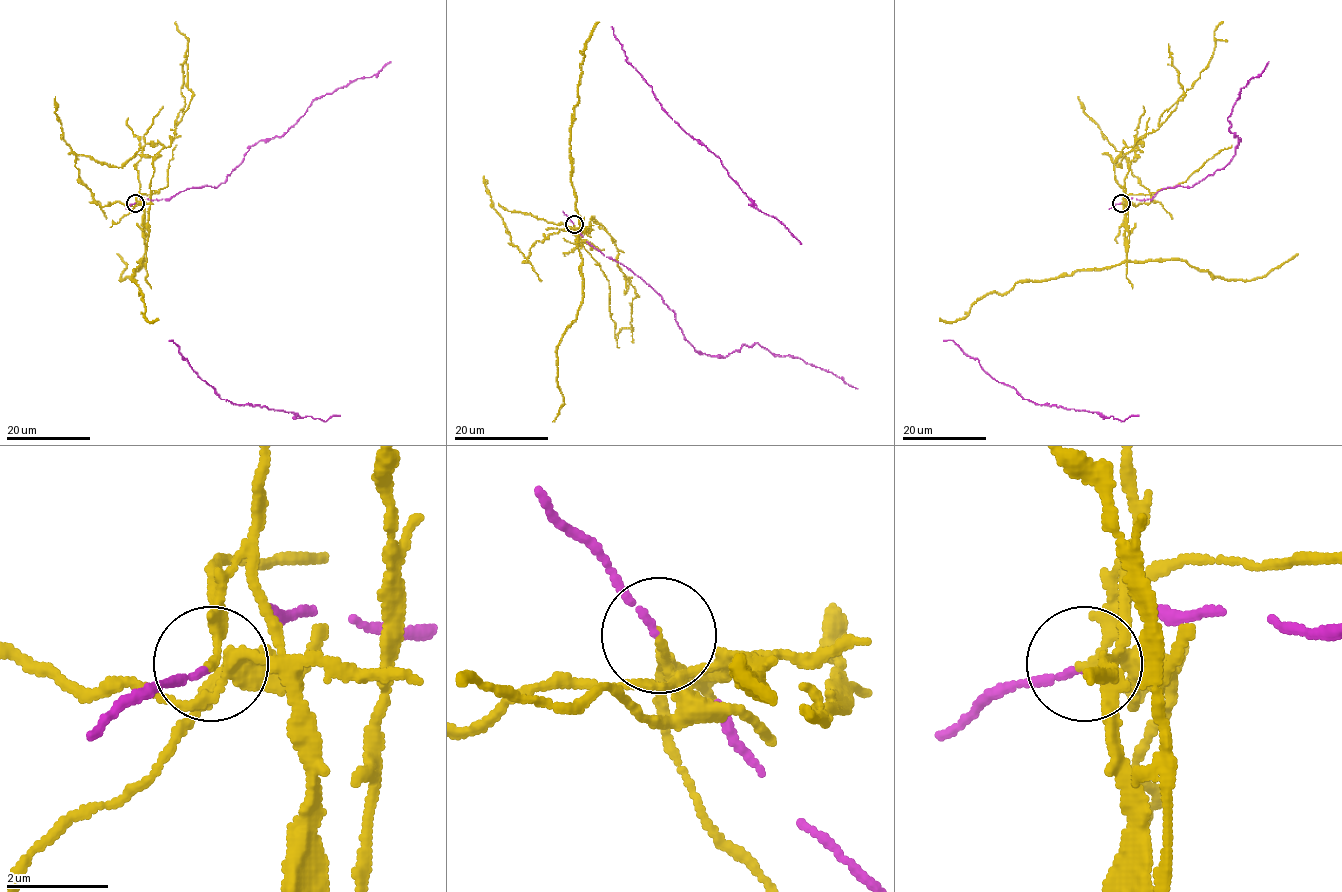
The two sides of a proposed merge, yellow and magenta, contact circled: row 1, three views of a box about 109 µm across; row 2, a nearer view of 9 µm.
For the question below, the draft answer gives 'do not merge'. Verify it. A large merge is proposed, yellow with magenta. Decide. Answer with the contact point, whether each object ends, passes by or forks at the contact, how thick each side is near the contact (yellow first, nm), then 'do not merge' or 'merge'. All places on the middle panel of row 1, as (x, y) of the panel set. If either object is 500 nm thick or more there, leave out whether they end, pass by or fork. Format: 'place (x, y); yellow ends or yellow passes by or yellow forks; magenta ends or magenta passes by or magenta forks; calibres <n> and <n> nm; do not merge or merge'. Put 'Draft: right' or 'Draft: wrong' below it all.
place (574, 224); yellow ends; magenta ends; calibres 180 and 110 nm; do not merge
Draft: right

